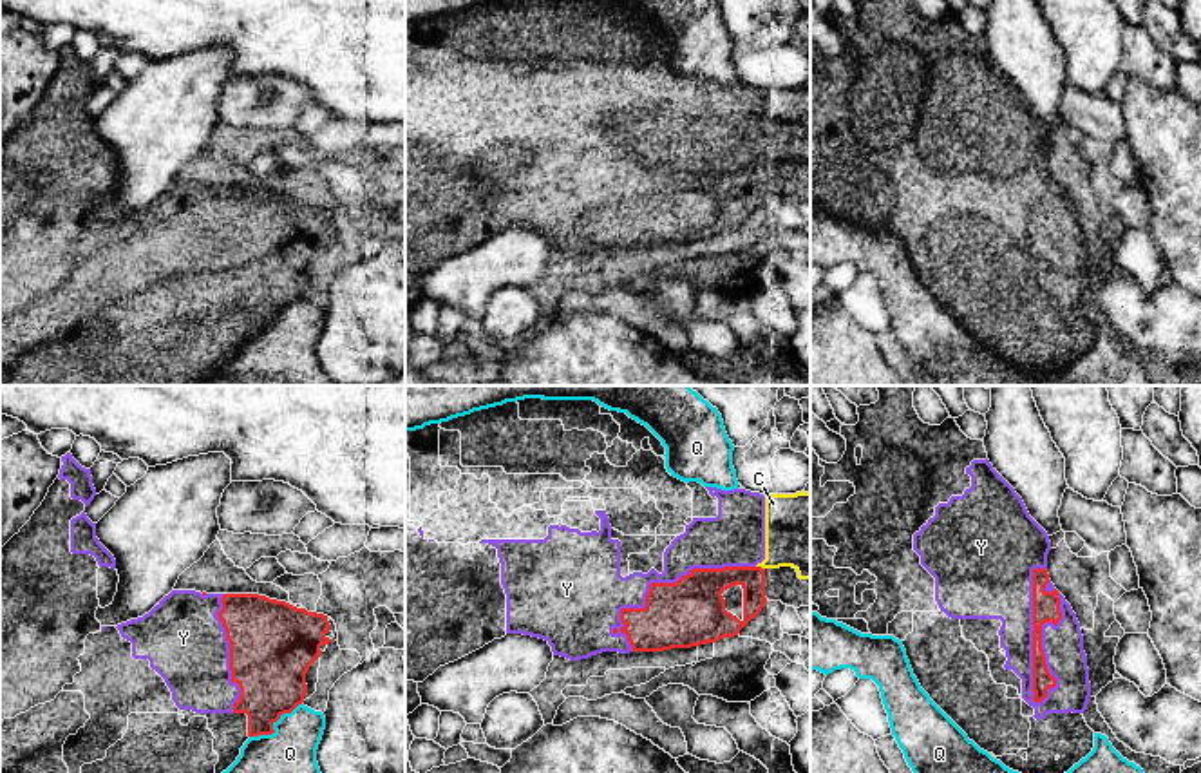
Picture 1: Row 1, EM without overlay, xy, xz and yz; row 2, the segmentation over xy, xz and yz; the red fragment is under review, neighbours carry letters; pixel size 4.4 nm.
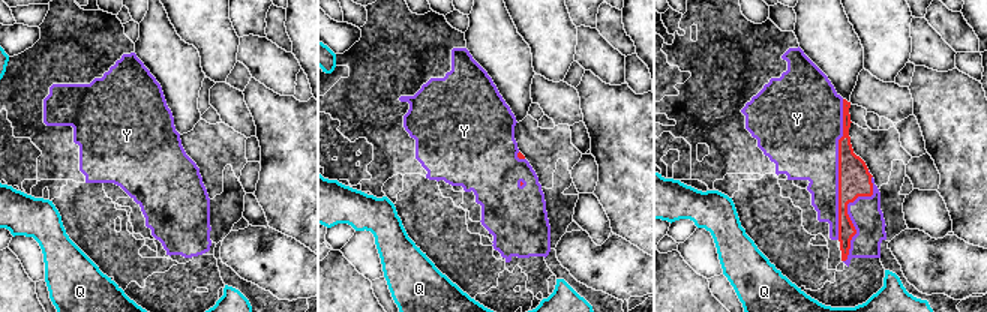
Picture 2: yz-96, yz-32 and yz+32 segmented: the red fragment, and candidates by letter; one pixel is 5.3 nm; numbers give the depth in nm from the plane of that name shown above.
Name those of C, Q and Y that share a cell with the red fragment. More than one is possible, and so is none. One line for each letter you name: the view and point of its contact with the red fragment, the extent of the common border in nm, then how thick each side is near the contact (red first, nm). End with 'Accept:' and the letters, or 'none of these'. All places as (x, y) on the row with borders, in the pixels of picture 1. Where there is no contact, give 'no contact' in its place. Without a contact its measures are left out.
C: contact xz (760, 567); length 40 nm; calibres 140 and 340 nm
Y: contact yz (1033, 638); length 600 nm; calibres 130 and 260 nm
Accept: C, Y

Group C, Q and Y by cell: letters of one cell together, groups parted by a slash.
C Y / Q

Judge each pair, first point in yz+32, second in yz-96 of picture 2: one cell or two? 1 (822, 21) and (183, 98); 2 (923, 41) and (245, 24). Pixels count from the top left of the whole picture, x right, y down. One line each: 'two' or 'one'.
1: one
2: two

